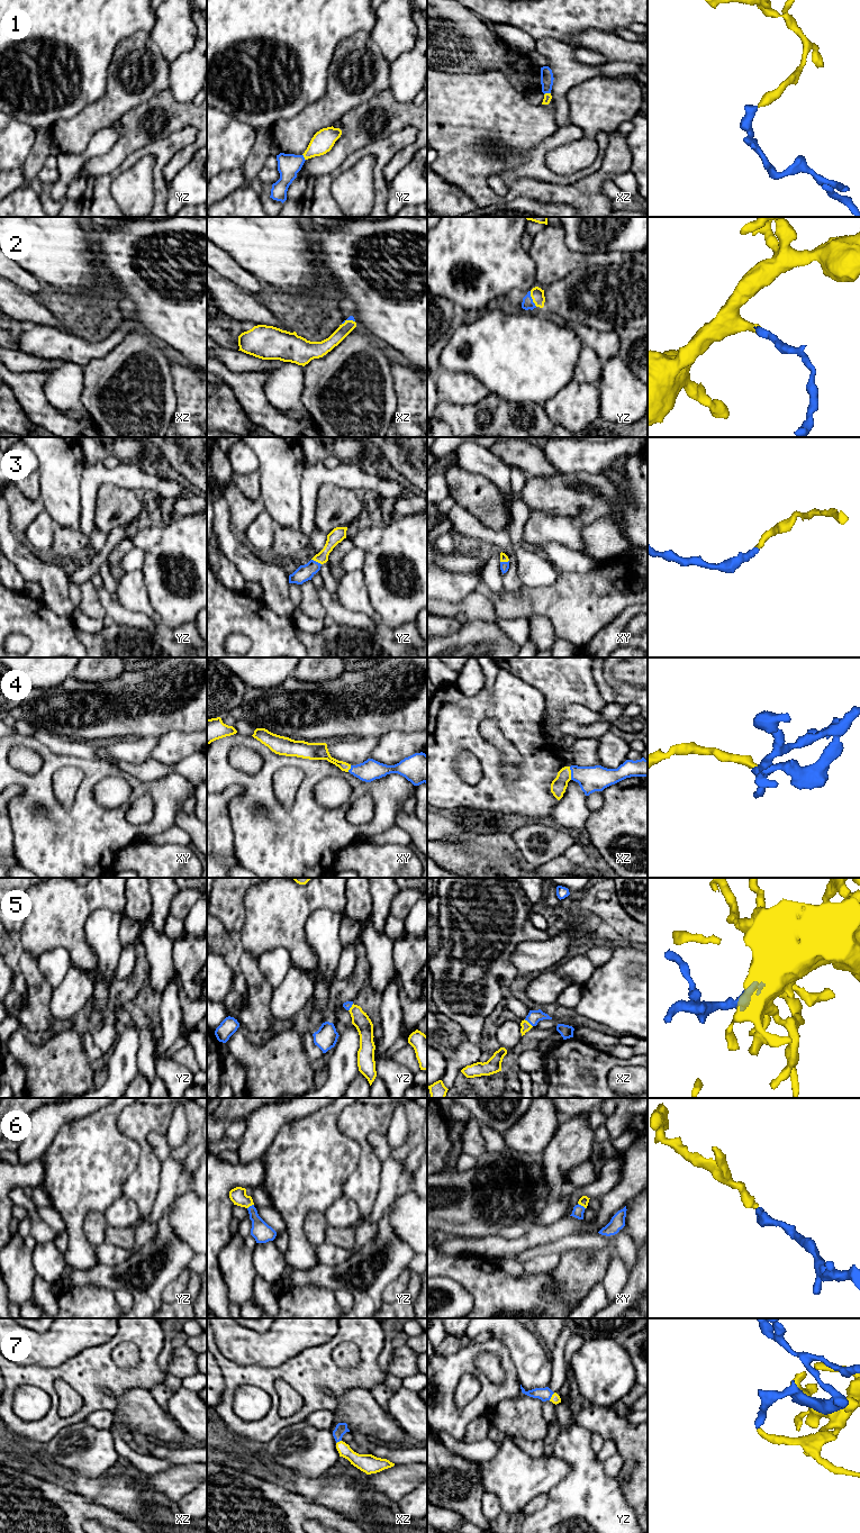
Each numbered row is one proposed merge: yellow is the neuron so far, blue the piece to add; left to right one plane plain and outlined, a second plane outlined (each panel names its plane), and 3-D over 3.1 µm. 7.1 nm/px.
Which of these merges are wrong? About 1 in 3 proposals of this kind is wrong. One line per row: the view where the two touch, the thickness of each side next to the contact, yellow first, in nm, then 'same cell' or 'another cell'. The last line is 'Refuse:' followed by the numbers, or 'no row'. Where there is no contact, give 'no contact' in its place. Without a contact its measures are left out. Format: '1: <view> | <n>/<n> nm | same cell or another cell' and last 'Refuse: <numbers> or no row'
1: xz | 60/100 nm | same cell
2: yz | 100/80 nm | same cell
3: yz | 100/120 nm | same cell
4: xz | 110/190 nm | same cell
5: xz | 70/100 nm | same cell
6: xy | 70/80 nm | same cell
7: yz | 70/100 nm | same cell
Refuse: no row

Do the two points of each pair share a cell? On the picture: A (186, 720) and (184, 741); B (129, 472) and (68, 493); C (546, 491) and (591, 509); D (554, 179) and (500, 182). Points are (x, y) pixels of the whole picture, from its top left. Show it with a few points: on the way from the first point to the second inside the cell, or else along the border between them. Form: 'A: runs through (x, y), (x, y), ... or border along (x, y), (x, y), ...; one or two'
A: border along (195, 731), (169, 731), (159, 738); two
B: border along (84, 465), (81, 480), (80, 516); two
C: runs through (558, 493), (577, 495), (580, 498); one
D: runs through (541, 172), (519, 172), (514, 174); one

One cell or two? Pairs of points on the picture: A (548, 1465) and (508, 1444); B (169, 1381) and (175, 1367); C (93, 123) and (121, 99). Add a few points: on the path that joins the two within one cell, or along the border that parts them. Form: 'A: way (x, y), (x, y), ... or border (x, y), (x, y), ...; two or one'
A: way (537, 1465), (526, 1465), (516, 1454); one
B: border (171, 1373), (181, 1379); two
C: way (100, 116), (115, 103); one

